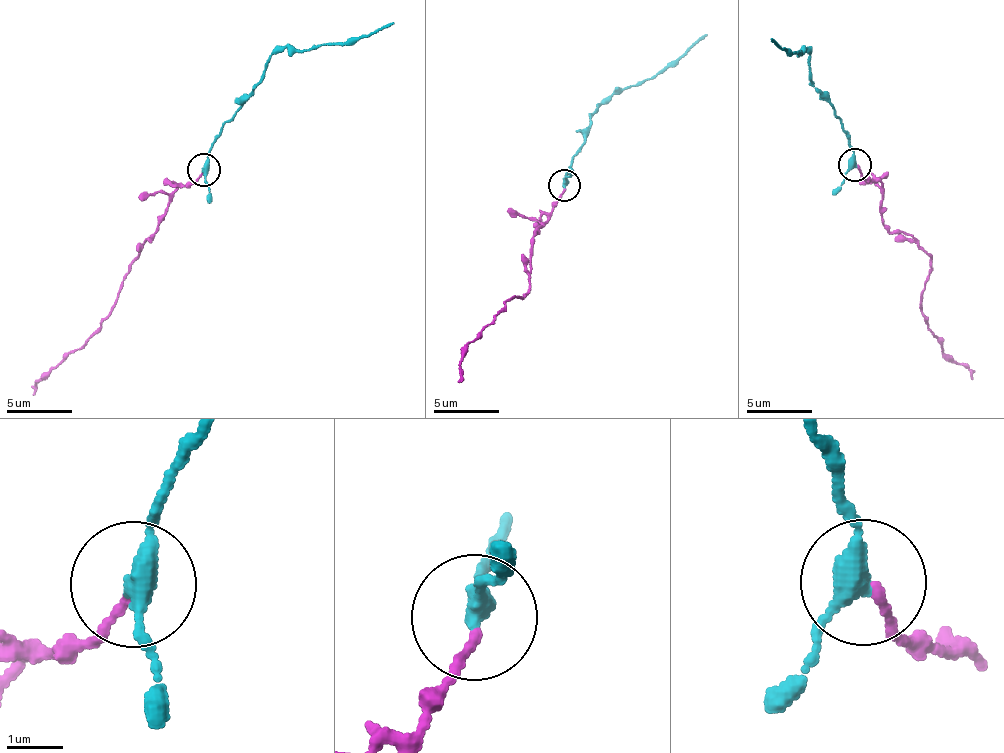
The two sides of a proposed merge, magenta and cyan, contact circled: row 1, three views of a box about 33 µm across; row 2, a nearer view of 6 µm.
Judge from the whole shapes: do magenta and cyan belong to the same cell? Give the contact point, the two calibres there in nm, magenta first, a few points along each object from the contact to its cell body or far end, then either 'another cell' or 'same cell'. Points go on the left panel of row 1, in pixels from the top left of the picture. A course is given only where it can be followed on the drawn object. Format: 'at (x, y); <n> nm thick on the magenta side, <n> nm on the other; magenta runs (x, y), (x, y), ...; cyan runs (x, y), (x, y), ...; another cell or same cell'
at (203, 169); 130 nm thick on the magenta side, 340 nm on the other; magenta runs (204, 170), (176, 190), (100, 330), (46, 373), (31, 393); cyan runs (204, 170), (216, 134), (255, 89), (279, 52), (355, 42), (394, 24); same cell

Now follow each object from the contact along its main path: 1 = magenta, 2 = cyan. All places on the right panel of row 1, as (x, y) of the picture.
1: (857, 165), (882, 185), (882, 223), (891, 231), (904, 231), (931, 260), (922, 317), (946, 355), (974, 378)
2: (854, 165), (846, 129), (813, 86), (804, 52), (790, 54), (771, 40)

